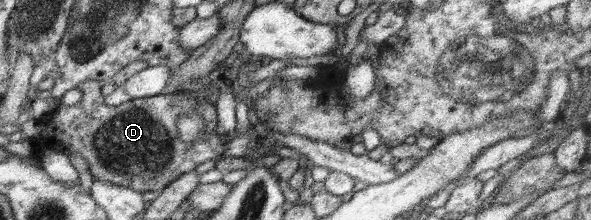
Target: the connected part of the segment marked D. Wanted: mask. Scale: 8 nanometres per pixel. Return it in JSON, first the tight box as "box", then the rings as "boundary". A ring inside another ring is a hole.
{"box":[32,79,225,194],"boundary":[[[94,79],[80,83],[78,89],[82,91],[82,98],[78,103],[60,104],[57,110],[40,119],[42,135],[32,140],[38,153],[33,157],[40,159],[41,149],[48,148],[68,156],[74,152],[86,159],[94,179],[144,194],[144,191],[159,193],[200,163],[223,156],[225,144],[218,137],[217,111],[209,98],[201,98],[197,91],[190,95],[176,91],[174,95],[169,92],[149,98],[132,98],[121,106],[110,106],[104,103],[103,84]],[[184,115],[200,115],[204,119],[204,133],[192,142],[184,142],[176,134],[176,121]]]}

